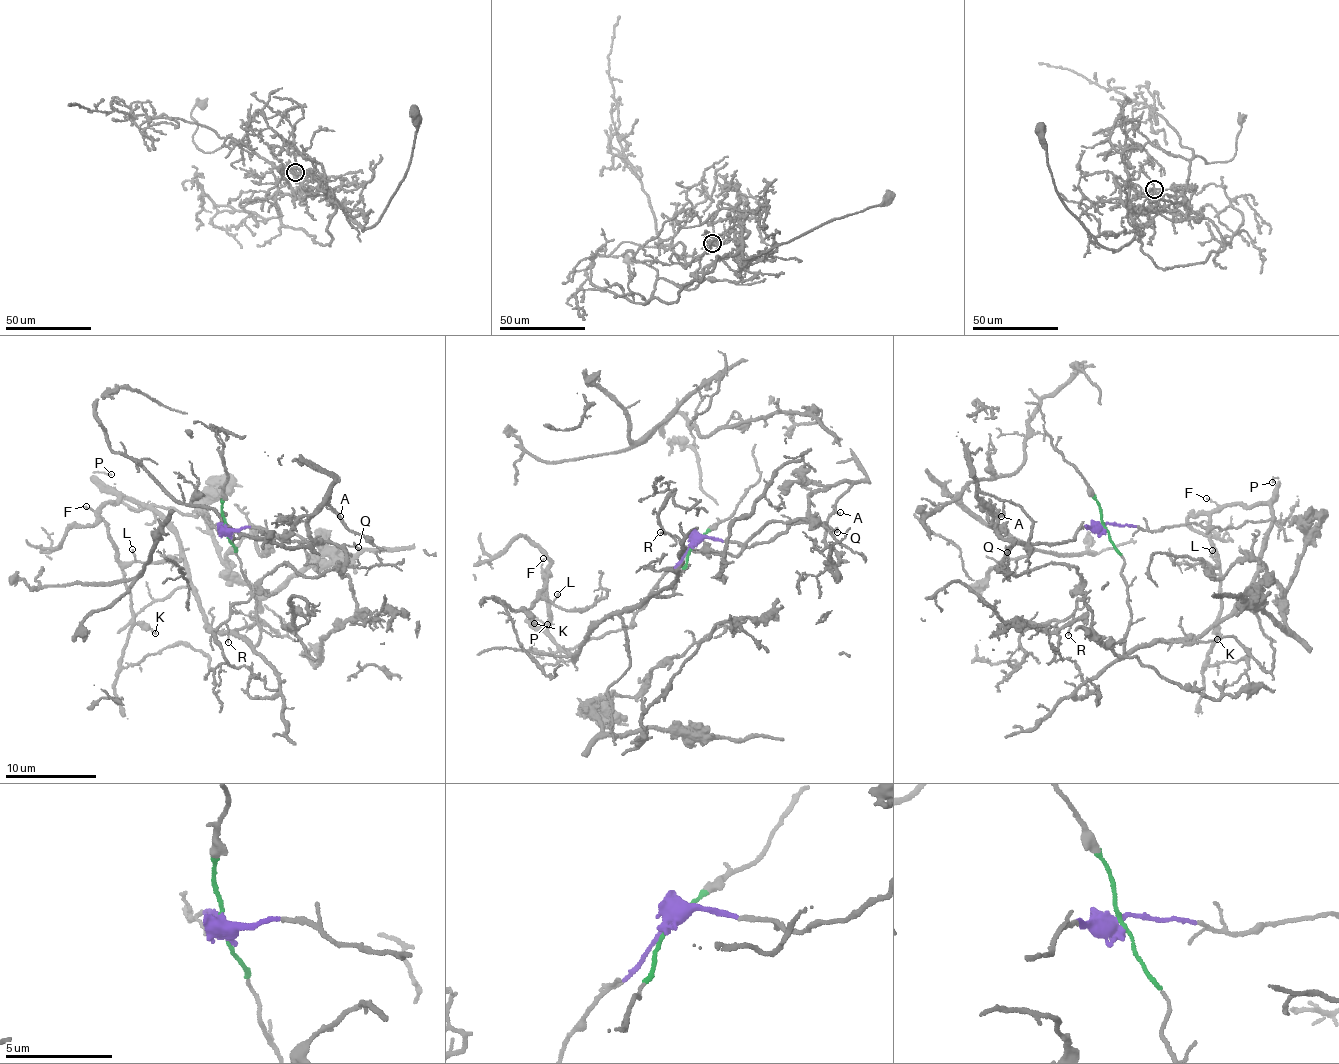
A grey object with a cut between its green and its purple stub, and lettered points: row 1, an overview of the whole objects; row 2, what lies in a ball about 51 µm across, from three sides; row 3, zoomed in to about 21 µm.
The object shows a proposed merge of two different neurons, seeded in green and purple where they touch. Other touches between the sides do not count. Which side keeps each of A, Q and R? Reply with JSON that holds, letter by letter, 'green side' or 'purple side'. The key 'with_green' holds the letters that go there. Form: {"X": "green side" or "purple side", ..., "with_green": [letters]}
{"A": "purple side", "Q": "purple side", "R": "purple side", "with_green": []}

